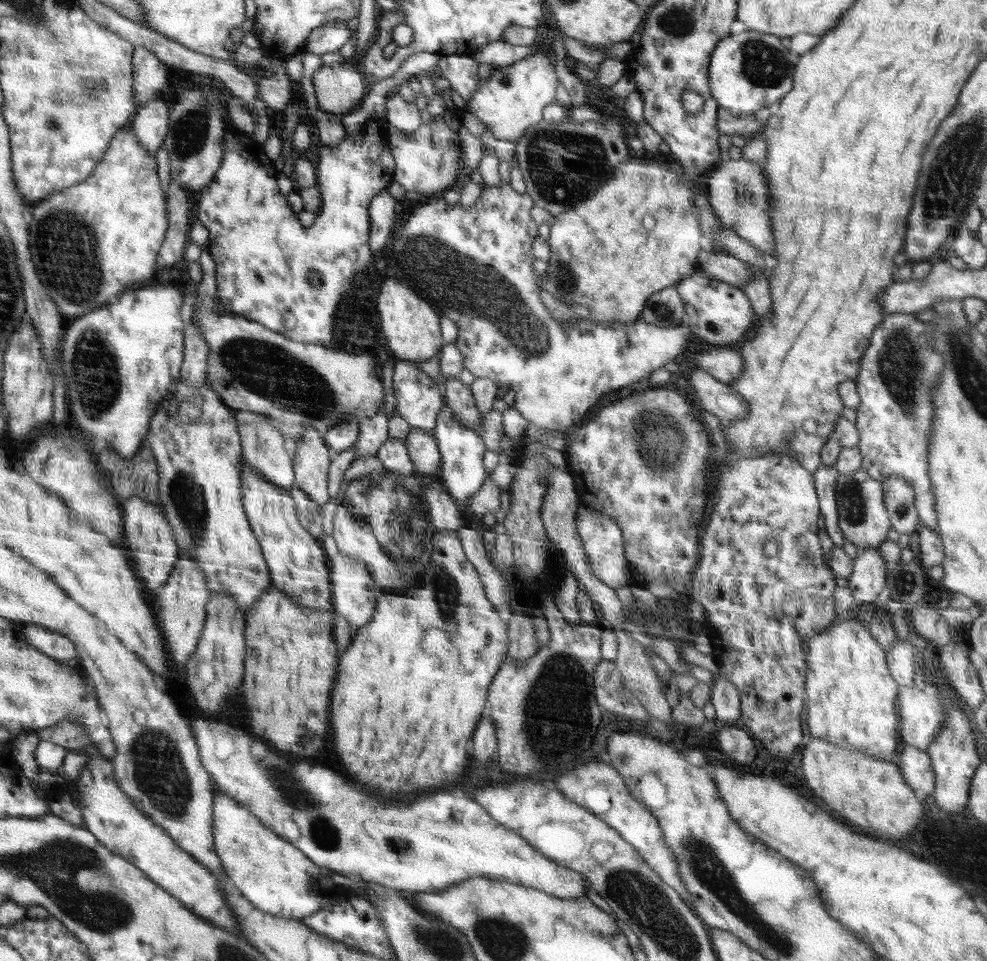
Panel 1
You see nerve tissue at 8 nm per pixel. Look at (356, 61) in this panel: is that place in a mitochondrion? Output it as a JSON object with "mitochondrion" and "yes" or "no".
{"mitochondrion":"no"}

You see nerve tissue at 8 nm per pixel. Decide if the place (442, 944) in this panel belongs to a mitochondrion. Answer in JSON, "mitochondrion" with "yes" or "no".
{"mitochondrion":"yes"}

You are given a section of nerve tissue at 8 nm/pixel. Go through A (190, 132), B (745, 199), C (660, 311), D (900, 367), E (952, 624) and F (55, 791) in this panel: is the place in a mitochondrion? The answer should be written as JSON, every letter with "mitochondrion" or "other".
{"A":"mitochondrion","B":"mitochondrion","C":"mitochondrion","D":"mitochondrion","E":"other","F":"other"}

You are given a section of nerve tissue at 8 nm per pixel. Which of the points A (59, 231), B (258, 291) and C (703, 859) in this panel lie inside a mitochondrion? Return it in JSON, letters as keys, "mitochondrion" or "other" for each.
{"A":"mitochondrion","B":"other","C":"mitochondrion"}

